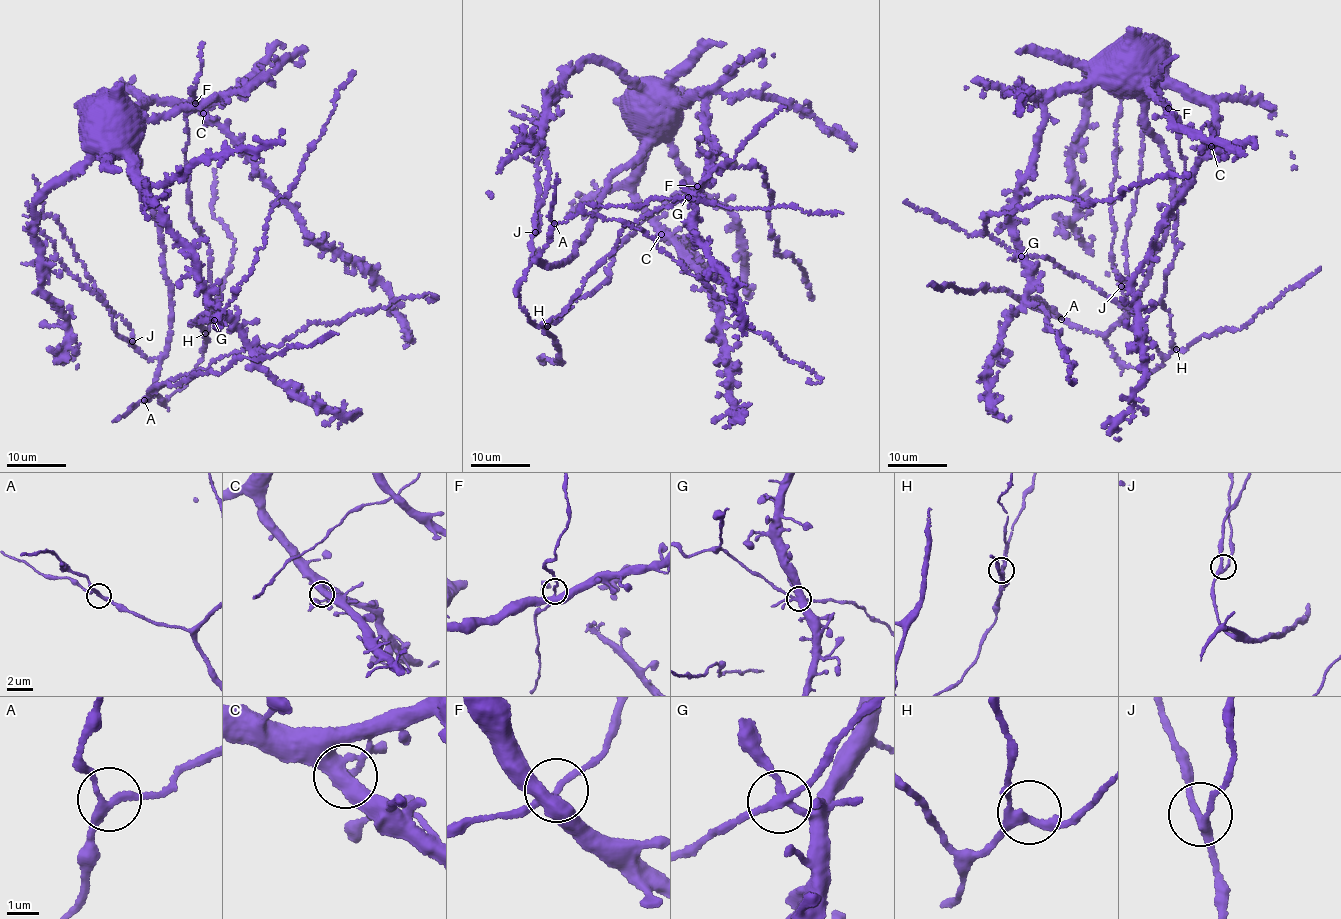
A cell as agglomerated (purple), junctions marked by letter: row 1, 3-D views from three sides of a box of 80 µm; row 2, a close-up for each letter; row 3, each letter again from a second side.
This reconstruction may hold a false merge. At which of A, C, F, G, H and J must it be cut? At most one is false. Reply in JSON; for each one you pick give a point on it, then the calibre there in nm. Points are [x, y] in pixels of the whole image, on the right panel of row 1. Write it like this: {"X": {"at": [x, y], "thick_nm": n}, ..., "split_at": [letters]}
{"split_at": []}

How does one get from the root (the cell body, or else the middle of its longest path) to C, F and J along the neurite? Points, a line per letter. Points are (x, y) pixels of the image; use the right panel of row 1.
C: (1172, 206), (1172, 169), (1161, 139), (1146, 123), (1146, 96), (1158, 87), (1167, 87), (1213, 106), (1211, 146)
F: (1172, 206), (1172, 169), (1161, 139), (1146, 123), (1145, 87), (1154, 92), (1168, 108)
J: (1172, 206), (1163, 245), (1152, 257), (1145, 286), (1125, 319), (1121, 286)

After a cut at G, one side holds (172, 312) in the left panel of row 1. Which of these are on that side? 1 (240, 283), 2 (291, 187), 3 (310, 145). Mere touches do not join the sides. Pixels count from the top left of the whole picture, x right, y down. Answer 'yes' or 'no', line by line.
1: no
2: no
3: no

